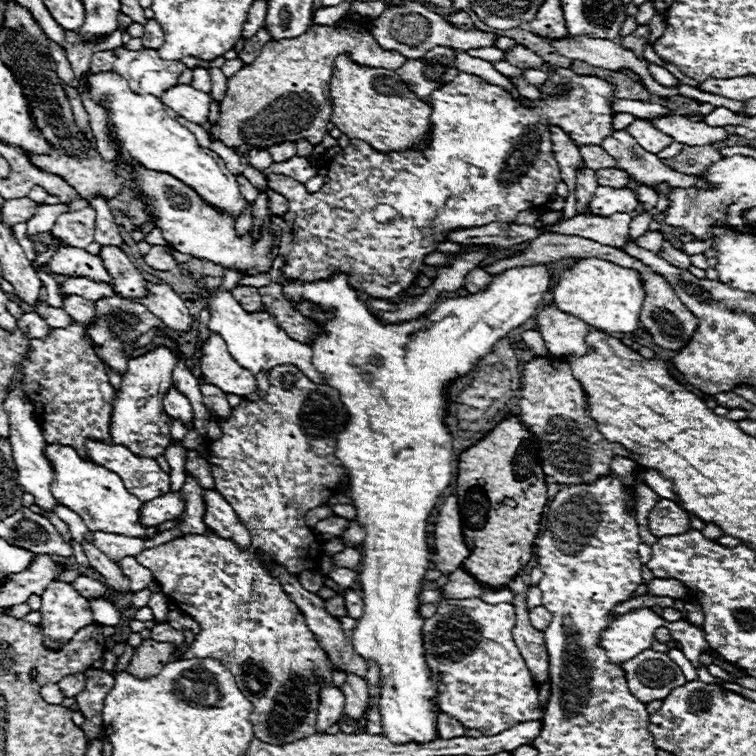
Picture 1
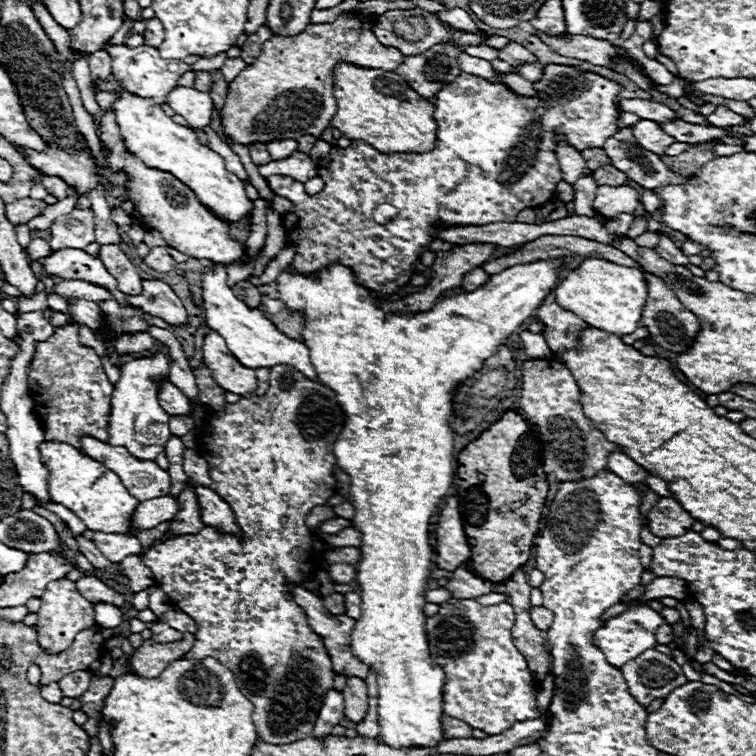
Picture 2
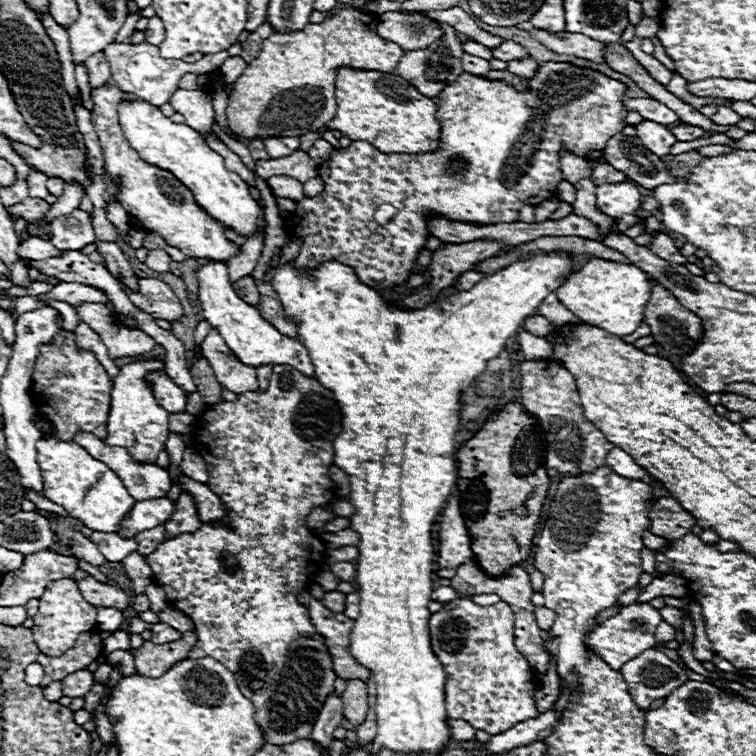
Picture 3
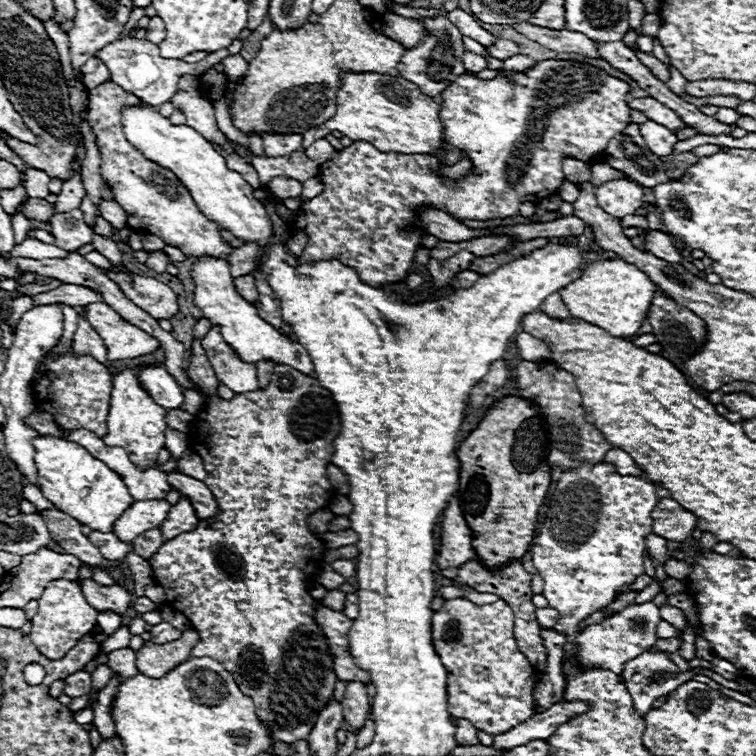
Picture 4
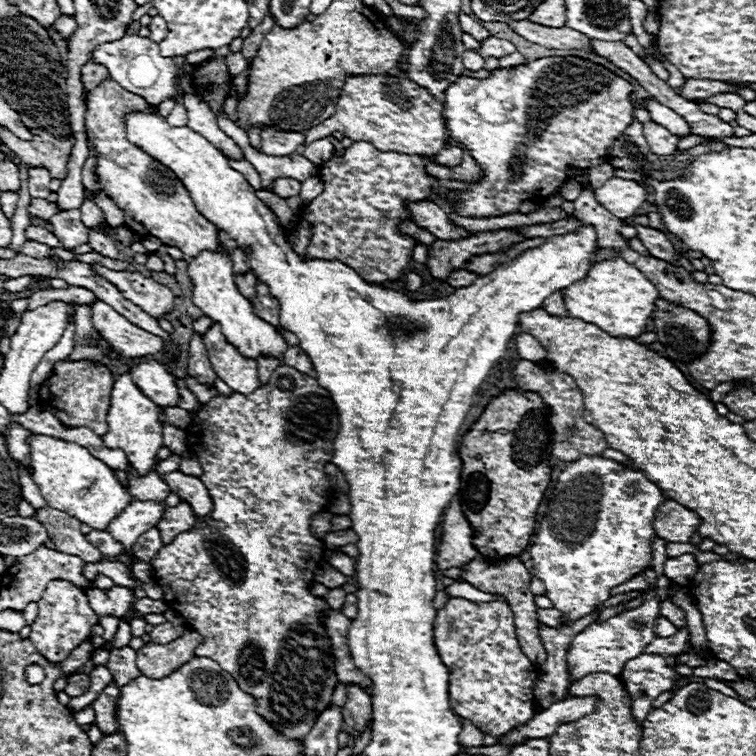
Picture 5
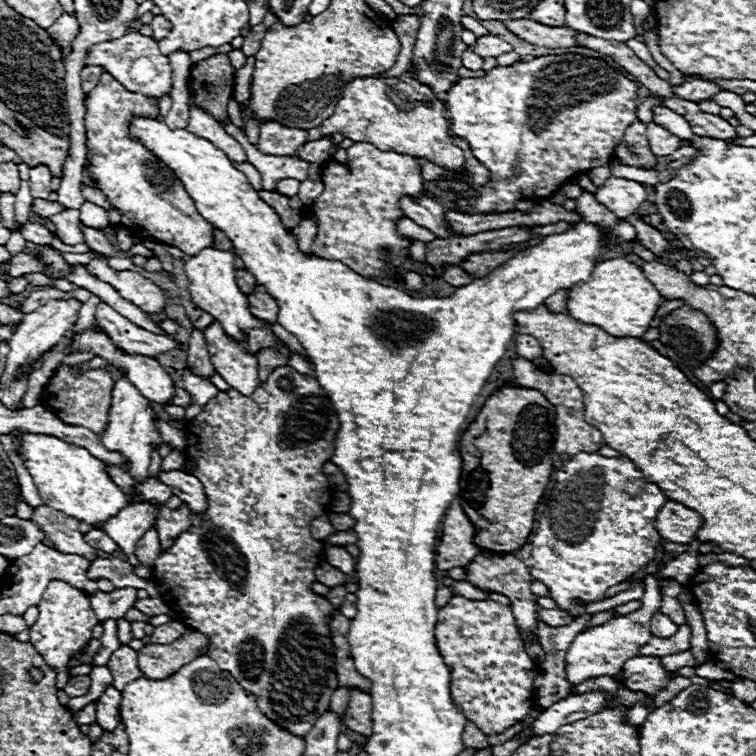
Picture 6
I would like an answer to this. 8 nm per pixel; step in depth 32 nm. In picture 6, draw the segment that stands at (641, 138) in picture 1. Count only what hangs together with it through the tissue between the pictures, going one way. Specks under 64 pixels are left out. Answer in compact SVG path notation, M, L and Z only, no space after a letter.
M654 122L648 124L646 136L648 136L650 150L652 150L654 156L668 156L668 154L672 154L674 150L680 148L680 140L674 134L670 134L666 128L660 128Z

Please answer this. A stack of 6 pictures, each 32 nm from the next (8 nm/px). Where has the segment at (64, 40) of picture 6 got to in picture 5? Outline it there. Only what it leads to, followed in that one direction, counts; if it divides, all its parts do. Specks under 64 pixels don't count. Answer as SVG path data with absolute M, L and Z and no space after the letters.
M60 16L56 22L54 22L54 28L66 38L66 40L70 40L70 36L74 34L74 30L76 30L76 20L74 20L74 16Z

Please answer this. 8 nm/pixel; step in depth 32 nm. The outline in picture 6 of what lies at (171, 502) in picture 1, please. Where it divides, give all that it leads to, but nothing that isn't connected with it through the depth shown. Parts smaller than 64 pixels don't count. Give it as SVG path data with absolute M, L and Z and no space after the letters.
M150 502L128 504L126 508L122 508L122 512L106 520L106 524L100 530L106 532L122 548L130 564L135 567L141 563L134 554L134 546L142 538L142 534L154 526L156 516L158 508L152 508Z

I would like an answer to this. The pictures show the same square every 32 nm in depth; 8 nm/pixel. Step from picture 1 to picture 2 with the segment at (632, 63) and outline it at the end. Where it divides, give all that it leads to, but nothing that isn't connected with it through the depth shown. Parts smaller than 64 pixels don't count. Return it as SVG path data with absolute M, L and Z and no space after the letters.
M536 32L536 36L550 46L554 52L570 58L580 58L598 66L610 66L610 58L618 54L616 46L604 40L596 40L590 36L580 36L580 34L562 34L562 36L548 36L544 32Z

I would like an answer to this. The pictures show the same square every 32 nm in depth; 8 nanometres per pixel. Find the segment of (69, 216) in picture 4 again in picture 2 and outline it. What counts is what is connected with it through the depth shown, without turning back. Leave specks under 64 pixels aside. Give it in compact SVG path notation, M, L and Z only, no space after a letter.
M74 210L66 216L54 220L50 246L54 250L60 248L86 248L94 242L94 214L92 210Z

